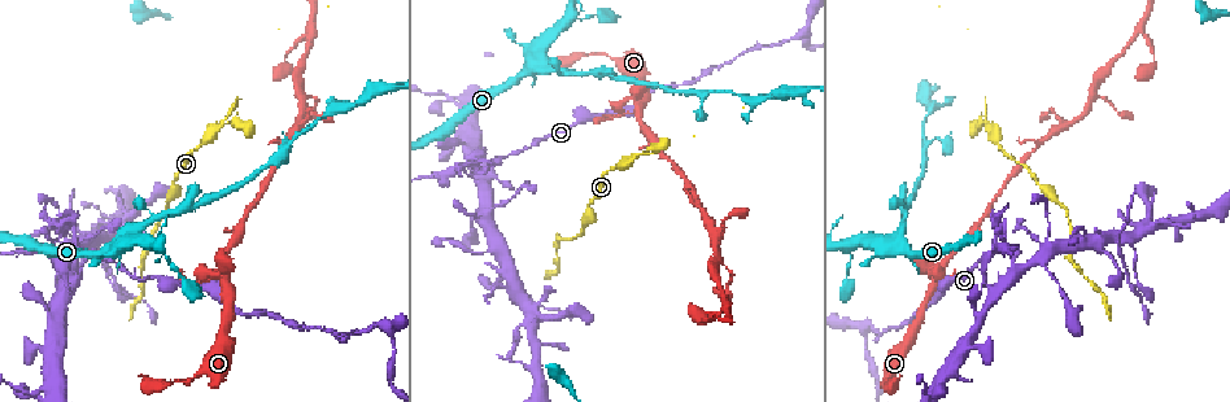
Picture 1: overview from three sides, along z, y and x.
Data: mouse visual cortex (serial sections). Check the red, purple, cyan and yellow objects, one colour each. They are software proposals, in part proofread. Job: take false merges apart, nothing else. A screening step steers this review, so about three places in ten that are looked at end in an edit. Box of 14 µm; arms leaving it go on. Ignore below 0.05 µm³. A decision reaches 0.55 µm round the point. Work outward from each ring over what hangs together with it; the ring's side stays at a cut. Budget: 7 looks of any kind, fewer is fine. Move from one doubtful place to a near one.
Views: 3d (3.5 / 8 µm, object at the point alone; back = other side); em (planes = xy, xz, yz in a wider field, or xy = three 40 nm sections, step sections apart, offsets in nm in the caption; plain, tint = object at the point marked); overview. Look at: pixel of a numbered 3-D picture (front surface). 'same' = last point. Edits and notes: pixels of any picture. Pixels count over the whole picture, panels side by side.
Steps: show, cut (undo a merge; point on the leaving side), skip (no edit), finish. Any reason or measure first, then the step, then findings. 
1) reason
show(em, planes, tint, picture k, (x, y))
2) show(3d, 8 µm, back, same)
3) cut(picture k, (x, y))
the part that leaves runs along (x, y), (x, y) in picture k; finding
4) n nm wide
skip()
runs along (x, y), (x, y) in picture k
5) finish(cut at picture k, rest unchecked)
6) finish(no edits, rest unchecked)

calibre changes
show(3d, 3.5 µm, picture 1, (1006, 253))

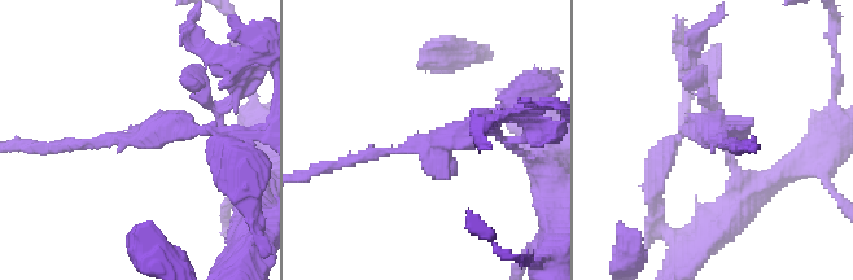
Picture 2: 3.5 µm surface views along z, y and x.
show(em, xy, step 5, tint, picture 2, (719, 137))

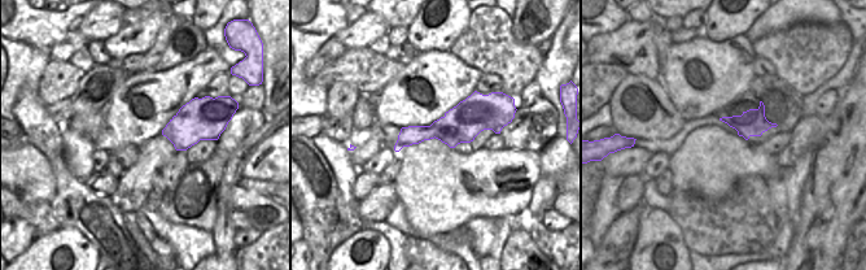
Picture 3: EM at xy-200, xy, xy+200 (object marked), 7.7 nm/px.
skip()
runs along (502, 120), (398, 146) in picture 3; one cell here

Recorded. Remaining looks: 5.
a narrow waist
show(3d, 3.5 µm, picture 1, (644, 152))

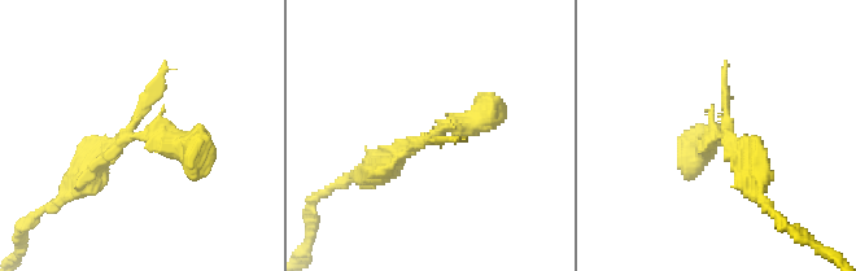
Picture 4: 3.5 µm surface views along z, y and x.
shape alone is not enough
show(em, xy, step 5, tint, picture 4, (432, 135))

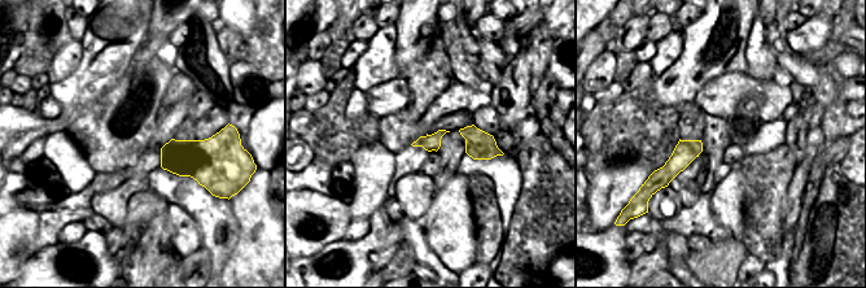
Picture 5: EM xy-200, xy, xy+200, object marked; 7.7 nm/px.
show(em, xy, step 2, tint, same)

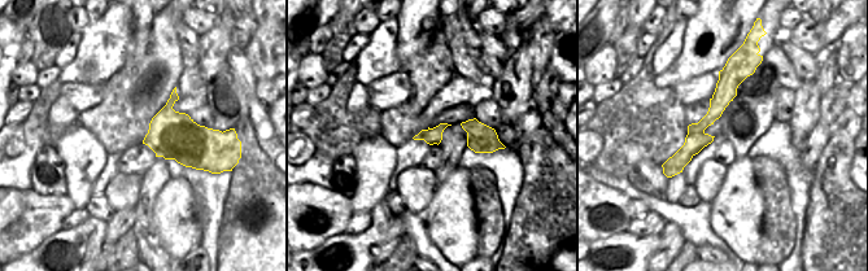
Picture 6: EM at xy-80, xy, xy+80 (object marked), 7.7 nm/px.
cut(picture 4, (475, 131))
the part that leaves runs along (435, 134), (477, 121), (485, 101) in picture 4; two cells meet here

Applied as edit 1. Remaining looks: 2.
finish(cut at picture 4, rest unchecked)

